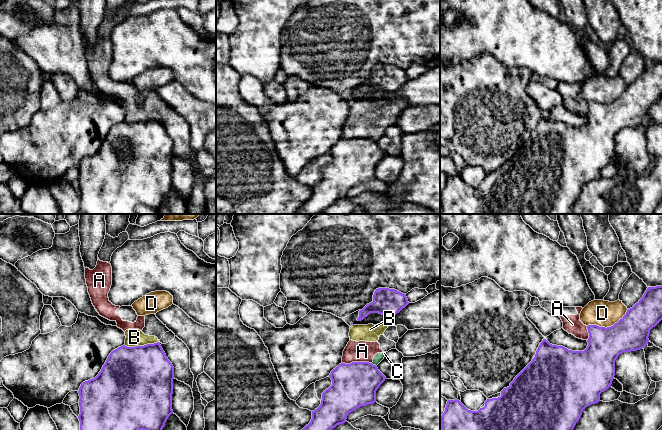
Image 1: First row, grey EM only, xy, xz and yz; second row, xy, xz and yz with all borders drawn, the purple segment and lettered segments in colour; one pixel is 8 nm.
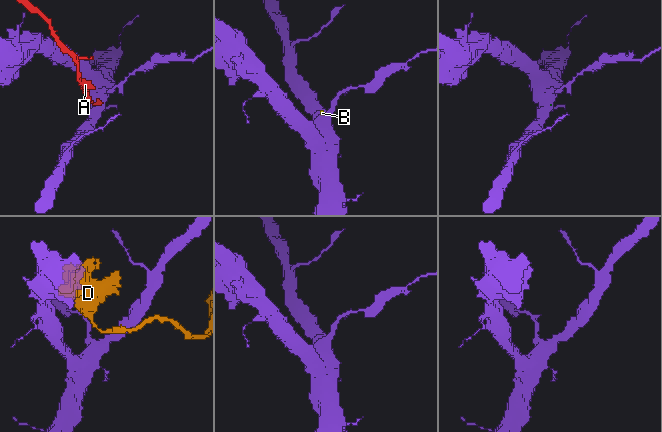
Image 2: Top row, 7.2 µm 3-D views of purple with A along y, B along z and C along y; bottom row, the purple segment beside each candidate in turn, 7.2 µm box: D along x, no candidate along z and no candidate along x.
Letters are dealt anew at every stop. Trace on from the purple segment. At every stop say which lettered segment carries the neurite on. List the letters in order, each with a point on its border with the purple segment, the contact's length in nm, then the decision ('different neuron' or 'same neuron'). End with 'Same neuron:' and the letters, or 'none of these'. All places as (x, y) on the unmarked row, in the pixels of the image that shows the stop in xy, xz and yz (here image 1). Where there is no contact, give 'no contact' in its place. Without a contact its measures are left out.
A: xz (356, 138) | 240 nm | different neuron
B: xy (141, 122) | 280 nm | different neuron
C: xz (374, 141) | 50 nm | different neuron
D: yz (608, 103) | 360 nm | different neuron
Same neuron: none of these

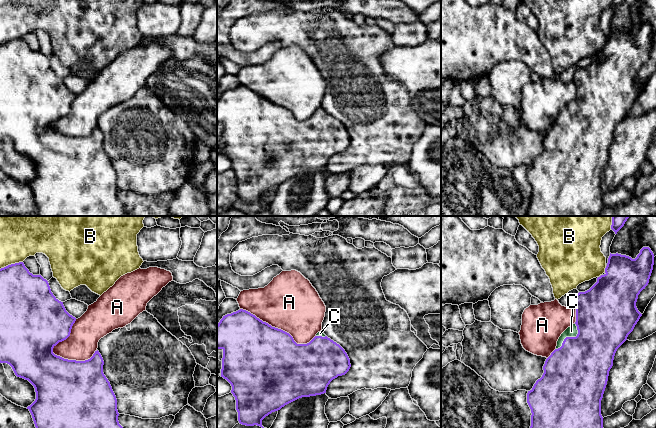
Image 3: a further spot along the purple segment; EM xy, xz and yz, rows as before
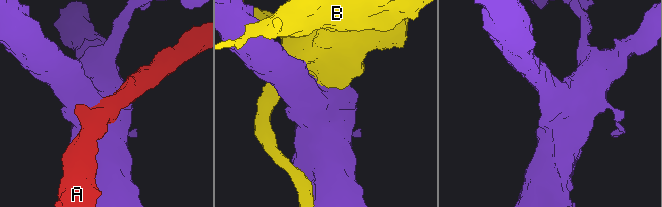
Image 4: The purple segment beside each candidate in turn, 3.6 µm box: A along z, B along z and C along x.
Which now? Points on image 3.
A: xy (52, 126) | 360 nm | different neuron
B: xy (11, 40) | 200 nm | different neuron
C: yz (570, 113) | 260 nm | same neuron
Same neuron: C

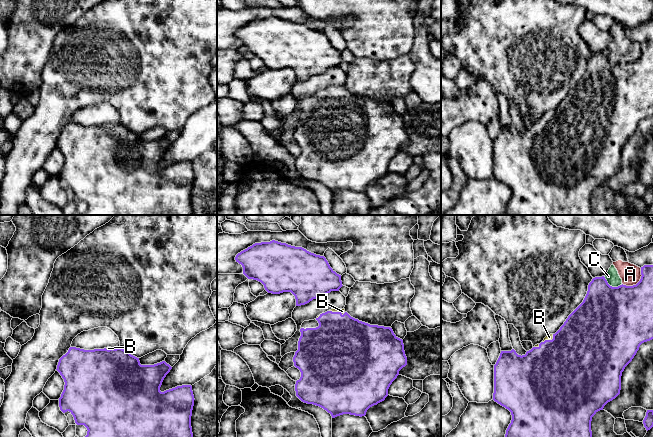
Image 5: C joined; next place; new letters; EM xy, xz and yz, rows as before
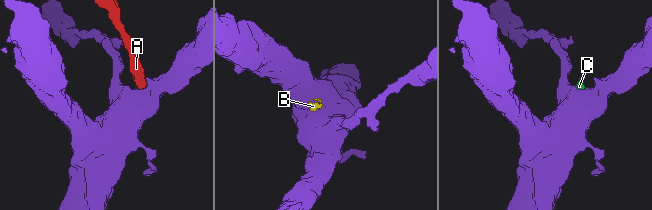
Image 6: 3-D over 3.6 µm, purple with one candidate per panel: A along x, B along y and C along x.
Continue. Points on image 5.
A: yz (637, 59) | 200 nm | different neuron
B: xz (337, 88) | 140 nm | same neuron
C: yz (611, 62) | 170 nm | different neuron
Same neuron: B

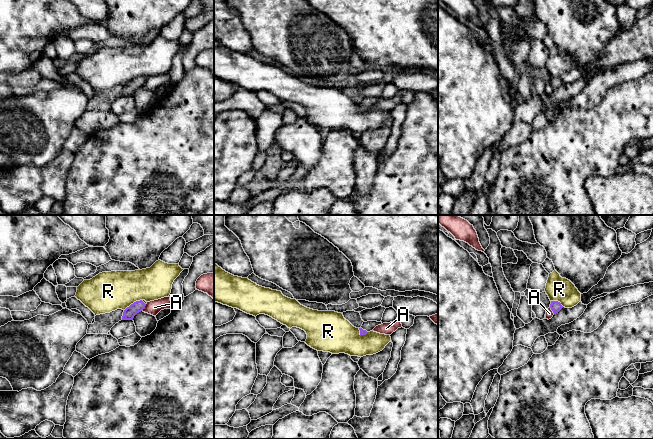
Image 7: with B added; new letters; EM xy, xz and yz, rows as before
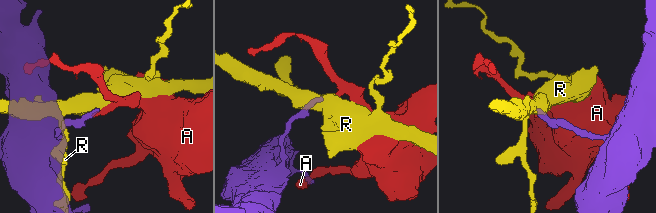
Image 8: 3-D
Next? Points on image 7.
A: xy (144, 83) | 70 nm | different neuron
R: xy (133, 79) | 170 nm | different neuron
Same neuron: none of these

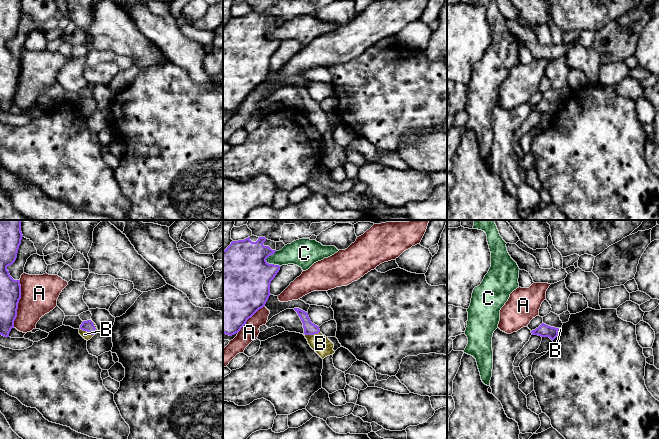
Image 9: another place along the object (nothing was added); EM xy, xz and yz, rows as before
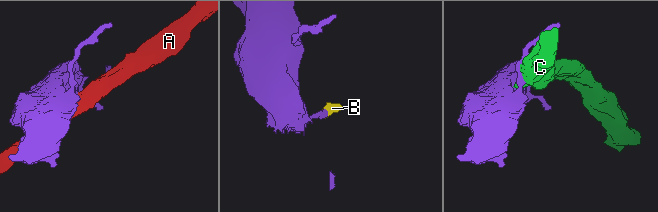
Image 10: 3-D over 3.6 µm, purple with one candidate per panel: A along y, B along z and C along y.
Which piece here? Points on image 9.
A: xy (17, 80) | 380 nm | different neuron
B: xy (88, 108) | 150 nm | same neuron
C: xz (273, 40) | 140 nm | different neuron
Same neuron: B

